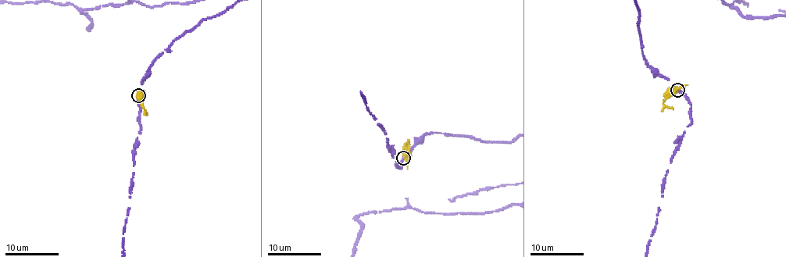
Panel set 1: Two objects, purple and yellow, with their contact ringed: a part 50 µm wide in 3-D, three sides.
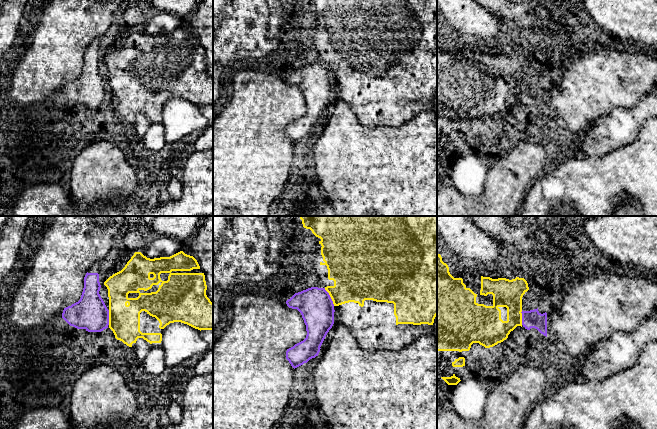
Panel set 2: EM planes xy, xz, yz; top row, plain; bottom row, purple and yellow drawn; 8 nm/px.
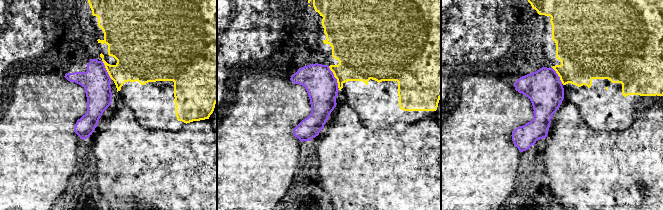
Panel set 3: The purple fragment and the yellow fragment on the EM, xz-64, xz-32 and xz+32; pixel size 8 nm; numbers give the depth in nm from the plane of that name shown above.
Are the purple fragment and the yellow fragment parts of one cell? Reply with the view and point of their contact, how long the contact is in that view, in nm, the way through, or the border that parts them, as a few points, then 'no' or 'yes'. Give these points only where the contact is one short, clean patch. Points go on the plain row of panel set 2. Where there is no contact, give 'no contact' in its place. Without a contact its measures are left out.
contact xz (330, 73); length 170 nm; border xz (324, 64), (334, 81); no

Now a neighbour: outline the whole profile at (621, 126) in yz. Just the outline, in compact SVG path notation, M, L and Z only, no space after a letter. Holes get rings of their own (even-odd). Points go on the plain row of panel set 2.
M657 90L642 98L632 108L615 107L607 116L600 117L583 136L575 155L583 153L588 156L602 157L613 149L631 143L639 134L644 123L657 116Z

